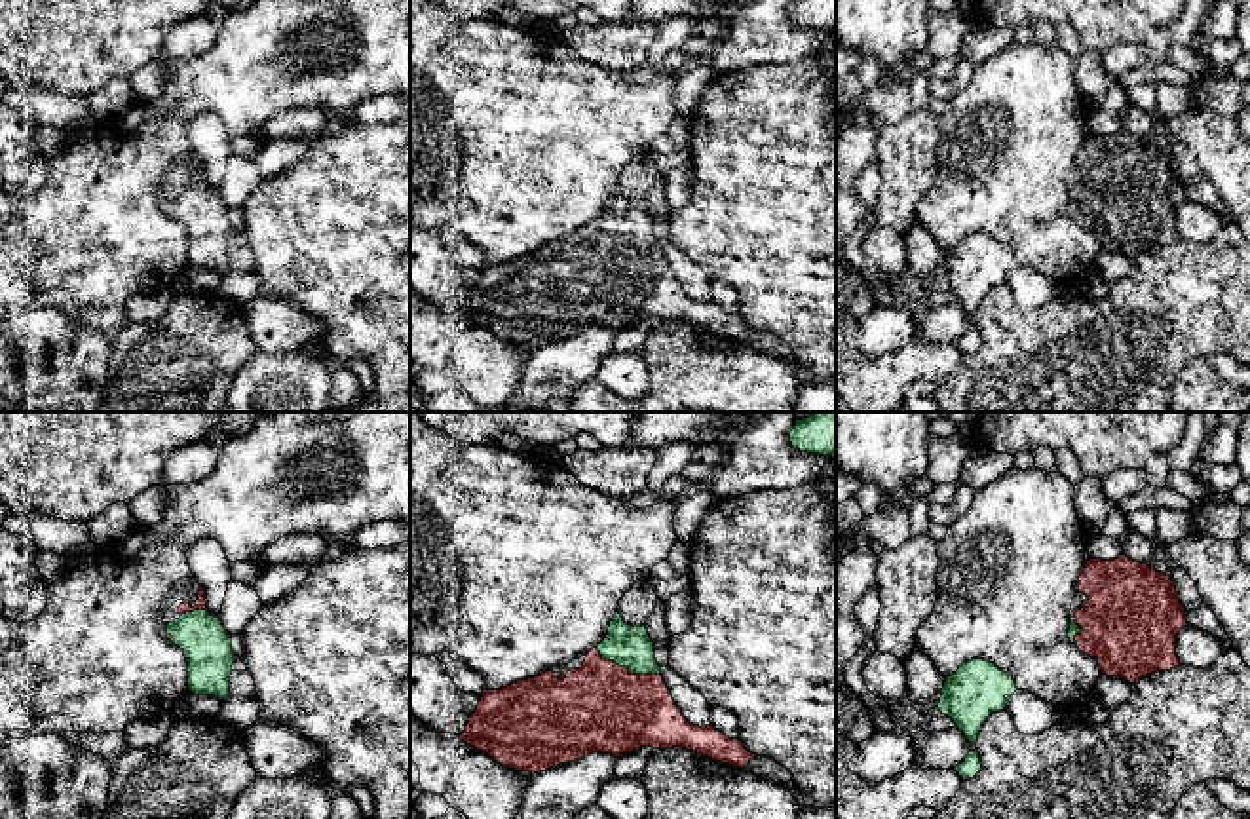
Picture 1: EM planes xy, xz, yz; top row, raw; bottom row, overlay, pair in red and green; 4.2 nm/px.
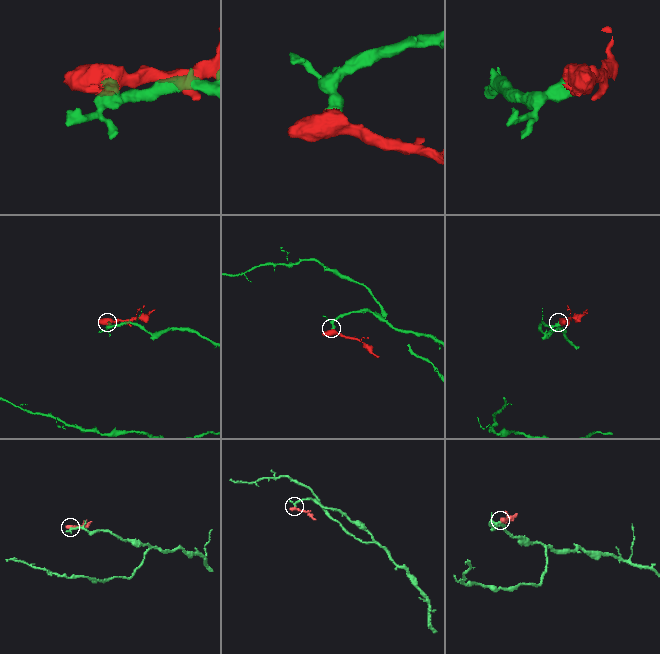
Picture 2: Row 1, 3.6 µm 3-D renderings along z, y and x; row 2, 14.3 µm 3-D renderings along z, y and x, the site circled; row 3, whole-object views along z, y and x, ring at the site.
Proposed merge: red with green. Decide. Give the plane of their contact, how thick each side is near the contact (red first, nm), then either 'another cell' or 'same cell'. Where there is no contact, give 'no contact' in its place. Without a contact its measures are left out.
xz | 380/180 nm | same cell

